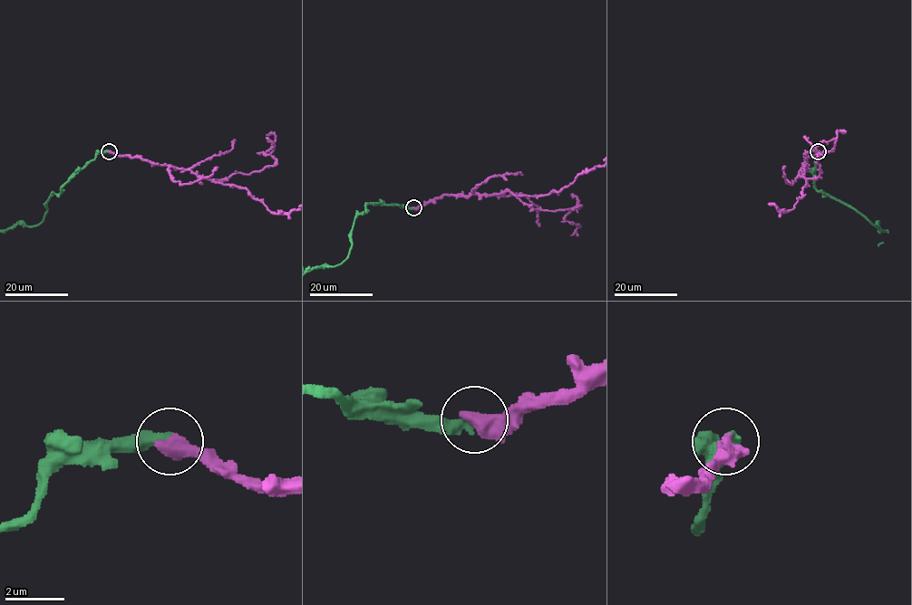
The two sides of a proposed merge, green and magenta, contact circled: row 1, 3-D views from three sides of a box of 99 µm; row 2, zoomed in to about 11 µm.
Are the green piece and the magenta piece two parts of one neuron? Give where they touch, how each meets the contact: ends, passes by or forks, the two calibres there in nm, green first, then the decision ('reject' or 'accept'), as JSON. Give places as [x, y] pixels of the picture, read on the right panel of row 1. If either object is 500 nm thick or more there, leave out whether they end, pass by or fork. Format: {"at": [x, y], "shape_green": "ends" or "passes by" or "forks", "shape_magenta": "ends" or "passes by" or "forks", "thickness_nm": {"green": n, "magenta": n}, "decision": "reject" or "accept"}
{"at": [818, 151], "thickness_nm": {"green": 360, "magenta": 600}, "decision": "accept"}

